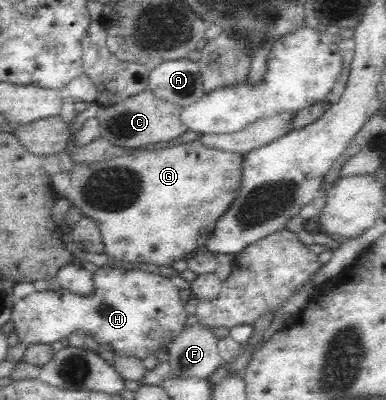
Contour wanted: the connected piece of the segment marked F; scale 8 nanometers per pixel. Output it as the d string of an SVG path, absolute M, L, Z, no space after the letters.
M201 323L186 326L166 349L169 354L169 378L211 380L225 366L219 355L217 337L208 326Z

